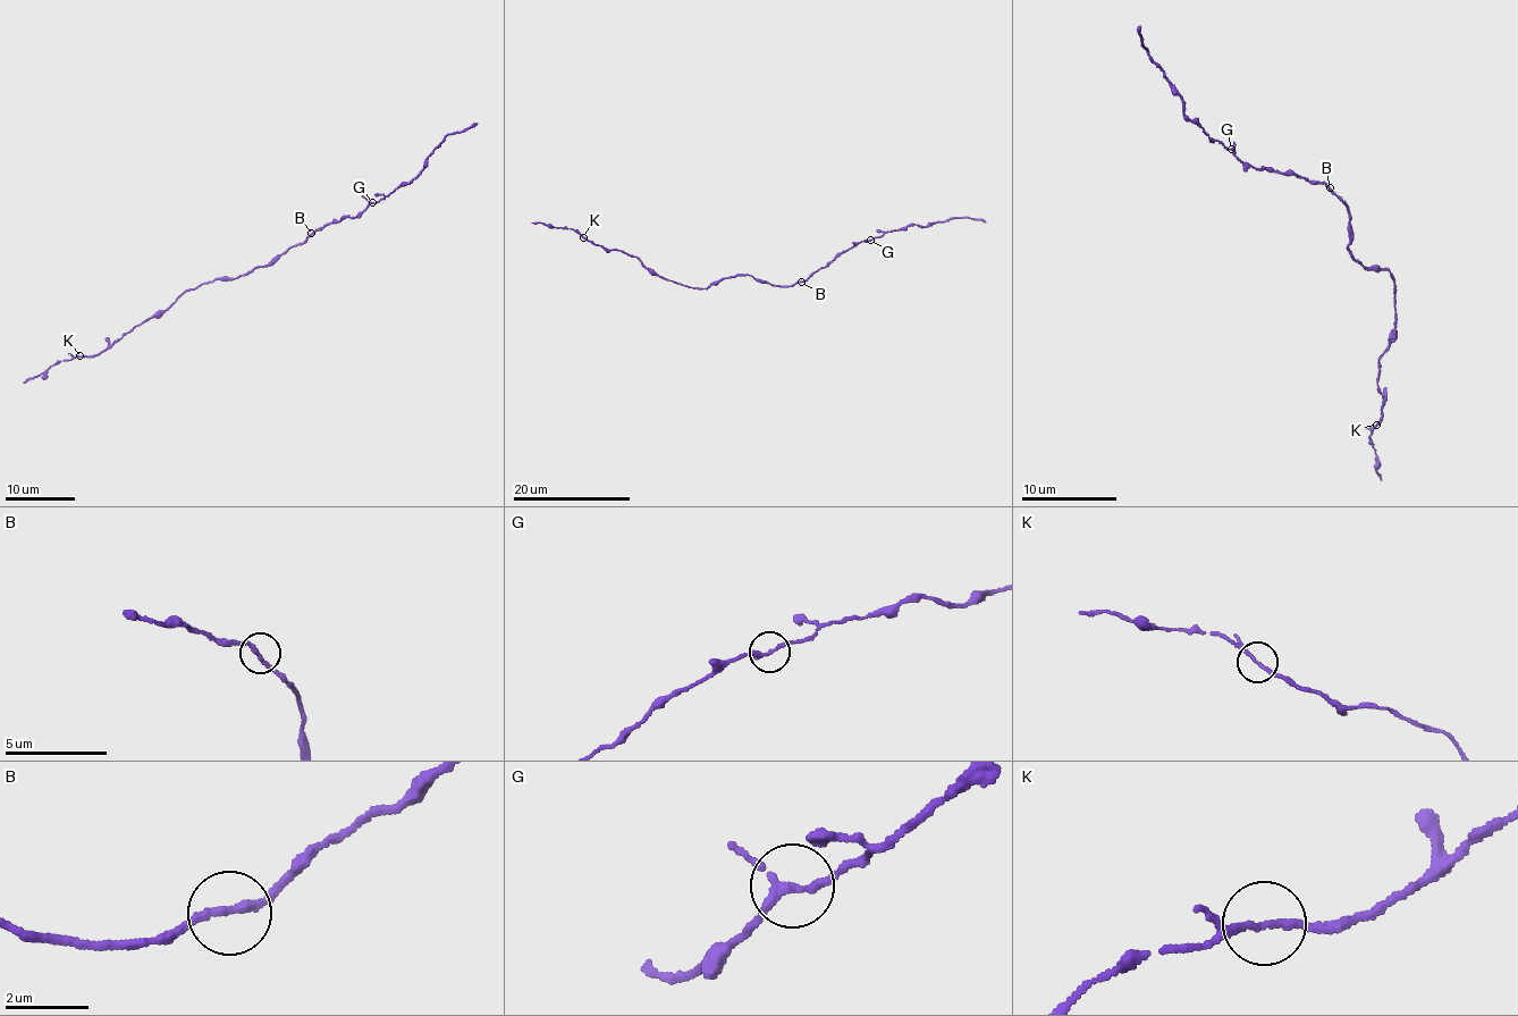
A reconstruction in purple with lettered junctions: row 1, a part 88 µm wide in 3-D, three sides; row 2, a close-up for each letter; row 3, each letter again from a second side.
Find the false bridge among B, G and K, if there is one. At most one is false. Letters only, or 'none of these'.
none of these

